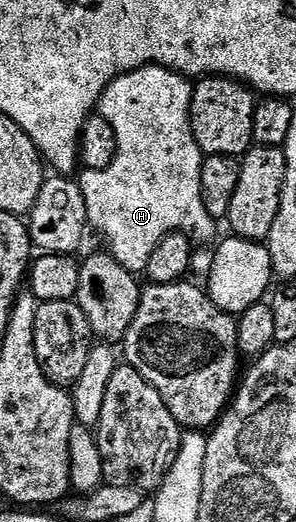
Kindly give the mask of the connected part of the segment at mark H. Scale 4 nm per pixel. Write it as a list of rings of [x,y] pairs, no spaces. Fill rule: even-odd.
[[[142,66],[140,70],[134,70],[128,74],[123,74],[120,78],[114,78],[105,88],[105,92],[99,97],[99,105],[97,112],[105,120],[109,120],[109,124],[113,124],[113,136],[117,136],[117,152],[113,156],[113,164],[109,164],[109,168],[101,168],[100,170],[84,169],[78,175],[77,181],[81,192],[85,196],[85,208],[87,209],[87,220],[92,231],[100,230],[107,237],[106,246],[110,254],[117,260],[117,264],[121,264],[121,268],[125,268],[130,274],[139,276],[146,271],[149,264],[149,256],[153,256],[153,248],[157,248],[157,244],[161,244],[161,240],[165,240],[165,236],[170,234],[183,234],[190,238],[192,243],[207,244],[207,241],[215,234],[215,226],[217,219],[209,216],[209,211],[205,208],[205,200],[201,200],[201,164],[204,160],[203,149],[197,144],[197,140],[191,131],[191,91],[192,83],[186,77],[172,70],[166,70],[164,66]]]

